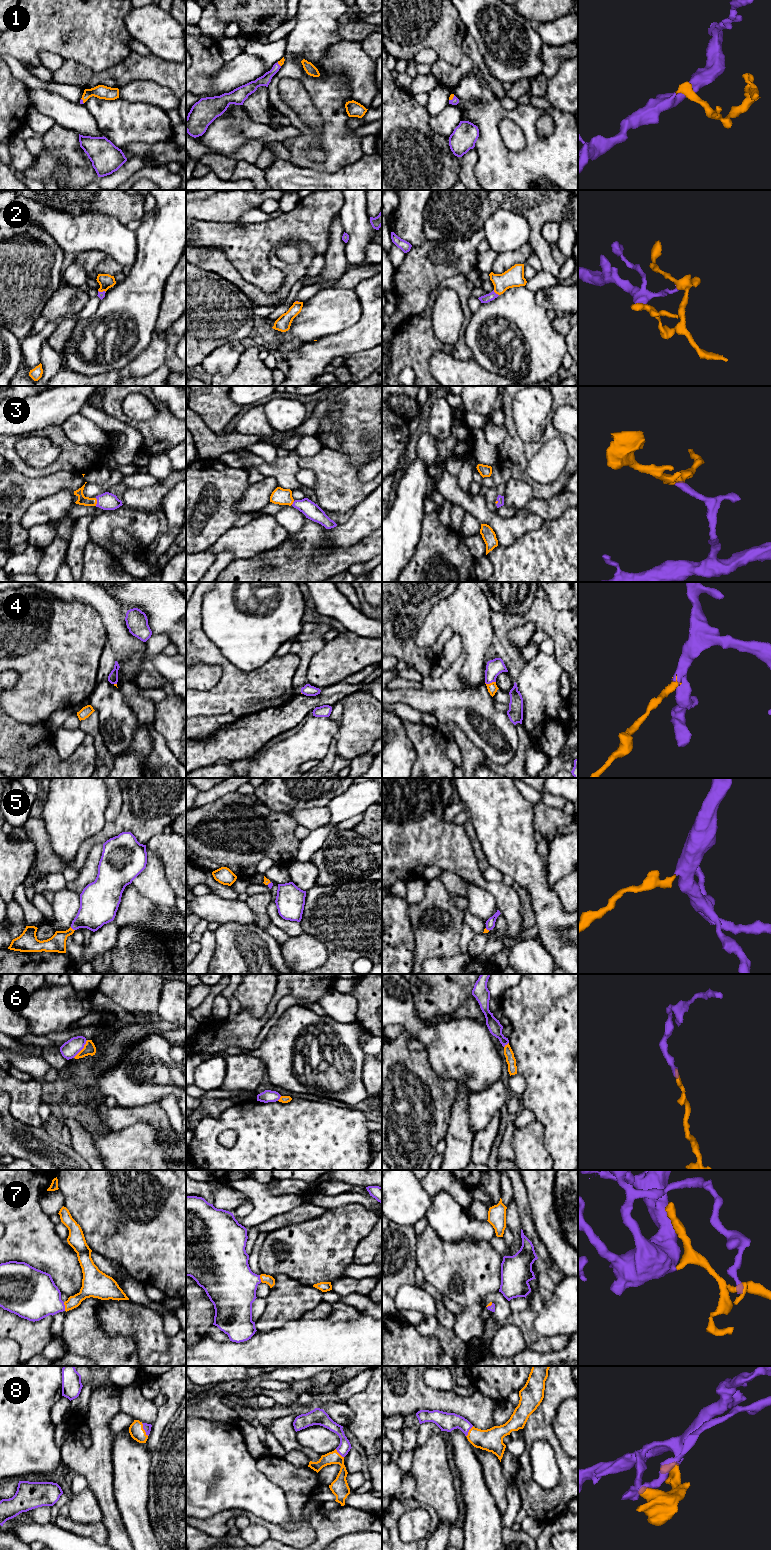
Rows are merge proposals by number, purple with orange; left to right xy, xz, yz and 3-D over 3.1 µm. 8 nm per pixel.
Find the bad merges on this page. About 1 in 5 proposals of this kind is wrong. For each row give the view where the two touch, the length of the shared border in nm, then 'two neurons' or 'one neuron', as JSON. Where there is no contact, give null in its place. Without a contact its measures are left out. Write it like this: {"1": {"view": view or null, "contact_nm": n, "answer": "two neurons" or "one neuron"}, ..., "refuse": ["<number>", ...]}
{"1": {"view": "yz", "contact_nm": 60, "answer": "one neuron"}, "2": {"view": "yz", "contact_nm": 60, "answer": "one neuron"}, "3": {"view": "xy", "contact_nm": 60, "answer": "one neuron"}, "4": {"view": "yz", "contact_nm": 90, "answer": "one neuron"}, "5": {"view": "xy", "contact_nm": 50, "answer": "one neuron"}, "6": {"view": "xy", "contact_nm": 180, "answer": "two neurons"}, "7": {"view": "xy", "contact_nm": 70, "answer": "one neuron"}, "8": {"view": "xy", "contact_nm": 120, "answer": "one neuron"}, "refuse": ["6"]}

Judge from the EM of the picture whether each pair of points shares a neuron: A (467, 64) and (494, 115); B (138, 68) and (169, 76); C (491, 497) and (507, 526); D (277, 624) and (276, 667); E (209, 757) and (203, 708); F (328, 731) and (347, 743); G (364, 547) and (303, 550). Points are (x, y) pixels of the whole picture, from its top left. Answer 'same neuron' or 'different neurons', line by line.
A: different neurons
B: same neuron
C: different neurons
D: different neurons
E: different neurons
F: different neurons
G: same neuron

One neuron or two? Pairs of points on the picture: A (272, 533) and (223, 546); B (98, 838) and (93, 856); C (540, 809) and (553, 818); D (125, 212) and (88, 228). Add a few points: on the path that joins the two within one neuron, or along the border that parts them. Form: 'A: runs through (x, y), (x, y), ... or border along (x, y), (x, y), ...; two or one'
A: runs through (260, 535), (248, 541), (235, 541); one
B: border along (102, 843), (96, 843), (90, 849), (84, 863); two
C: runs through (543, 812), (550, 818); one
D: border along (92, 211), (101, 211), (113, 215), (125, 225); two

